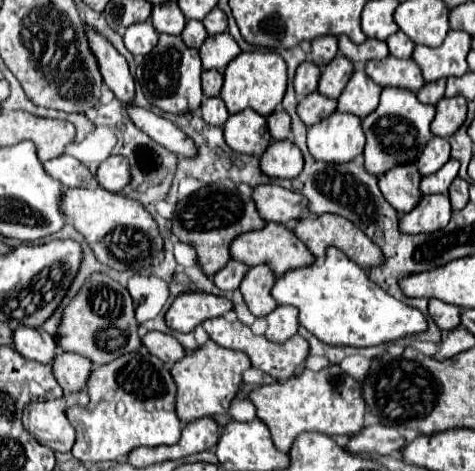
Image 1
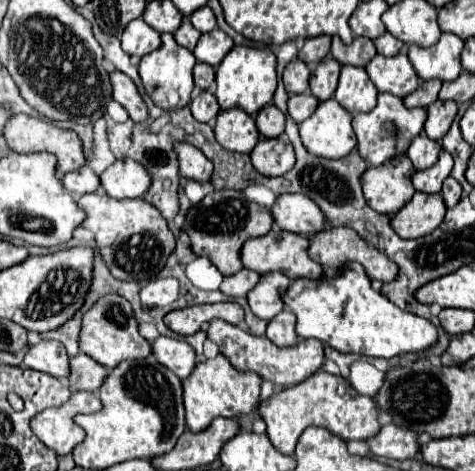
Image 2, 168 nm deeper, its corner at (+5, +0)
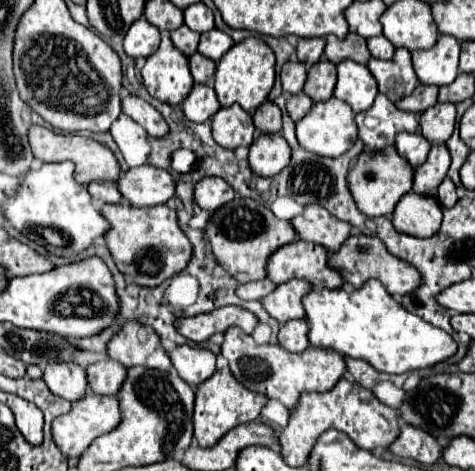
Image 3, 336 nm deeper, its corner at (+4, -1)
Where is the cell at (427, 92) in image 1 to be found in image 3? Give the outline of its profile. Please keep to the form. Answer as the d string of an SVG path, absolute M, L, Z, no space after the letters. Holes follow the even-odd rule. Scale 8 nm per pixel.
M419 84L411 96L401 98L395 106L399 110L405 110L405 112L423 112L423 110L427 110L427 108L437 104L437 94L439 94L437 86Z

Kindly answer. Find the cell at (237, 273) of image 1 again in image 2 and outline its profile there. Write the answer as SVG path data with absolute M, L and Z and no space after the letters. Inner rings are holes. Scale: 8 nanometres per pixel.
M242 269L242 273L236 273L234 277L226 277L220 291L230 297L246 297L250 289L260 281L260 275L250 269Z

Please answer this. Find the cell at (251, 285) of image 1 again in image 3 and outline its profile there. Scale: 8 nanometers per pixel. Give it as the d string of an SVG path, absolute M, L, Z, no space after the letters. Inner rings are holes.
M291 280L279 284L267 298L261 300L263 308L269 316L273 316L277 322L285 324L293 318L303 318L303 306L301 298L309 292L309 282L305 280Z

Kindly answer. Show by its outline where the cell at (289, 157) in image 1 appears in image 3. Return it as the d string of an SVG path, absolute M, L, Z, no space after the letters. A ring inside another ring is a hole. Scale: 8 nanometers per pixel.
M261 134L249 148L249 166L257 176L273 178L291 160L291 148L281 134Z

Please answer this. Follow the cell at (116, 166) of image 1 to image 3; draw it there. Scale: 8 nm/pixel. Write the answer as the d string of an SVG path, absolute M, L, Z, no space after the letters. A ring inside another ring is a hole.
M143 164L123 172L117 188L131 206L155 206L165 204L173 196L175 182L167 170Z

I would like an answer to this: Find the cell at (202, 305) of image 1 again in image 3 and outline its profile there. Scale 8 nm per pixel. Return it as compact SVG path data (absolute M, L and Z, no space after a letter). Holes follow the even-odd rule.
M223 306L215 308L213 312L207 314L197 314L197 316L179 316L175 318L175 328L181 336L201 342L207 340L211 334L221 334L229 326L239 326L247 334L253 332L257 318L245 308L239 306Z

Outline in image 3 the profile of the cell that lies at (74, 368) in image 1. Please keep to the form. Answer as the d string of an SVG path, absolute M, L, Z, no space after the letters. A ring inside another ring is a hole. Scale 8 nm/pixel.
M101 360L87 368L87 382L95 394L113 396L125 380L125 368L115 360Z

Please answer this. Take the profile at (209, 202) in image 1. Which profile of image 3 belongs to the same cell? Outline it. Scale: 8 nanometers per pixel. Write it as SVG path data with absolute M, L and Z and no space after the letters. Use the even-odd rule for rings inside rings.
M235 198L221 210L211 212L211 218L205 226L205 238L211 246L215 262L233 276L239 284L249 280L265 278L265 264L271 252L279 246L295 240L295 230L287 220L277 218L267 206L251 198Z

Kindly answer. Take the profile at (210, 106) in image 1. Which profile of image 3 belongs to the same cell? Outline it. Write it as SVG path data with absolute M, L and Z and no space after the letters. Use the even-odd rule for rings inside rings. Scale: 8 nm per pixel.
M193 84L193 90L181 104L181 108L191 122L207 122L221 108L221 104L211 86Z

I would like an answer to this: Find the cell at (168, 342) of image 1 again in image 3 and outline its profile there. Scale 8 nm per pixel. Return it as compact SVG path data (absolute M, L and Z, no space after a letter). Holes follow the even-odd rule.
M183 344L171 350L169 358L175 372L193 388L215 372L215 354L205 348Z

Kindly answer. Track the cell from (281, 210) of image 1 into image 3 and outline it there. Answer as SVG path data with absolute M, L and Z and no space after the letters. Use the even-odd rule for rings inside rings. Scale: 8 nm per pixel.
M307 204L303 214L291 220L291 226L295 228L301 240L321 244L329 252L339 250L339 246L351 234L351 226L347 222L337 220L335 216L331 216L329 210L325 210L319 204Z

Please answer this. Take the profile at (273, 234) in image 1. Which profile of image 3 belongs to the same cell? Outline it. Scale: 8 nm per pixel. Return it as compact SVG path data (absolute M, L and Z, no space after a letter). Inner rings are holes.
M295 240L281 246L267 262L267 278L275 284L301 278L313 288L339 288L343 278L327 266L327 250L319 244Z

